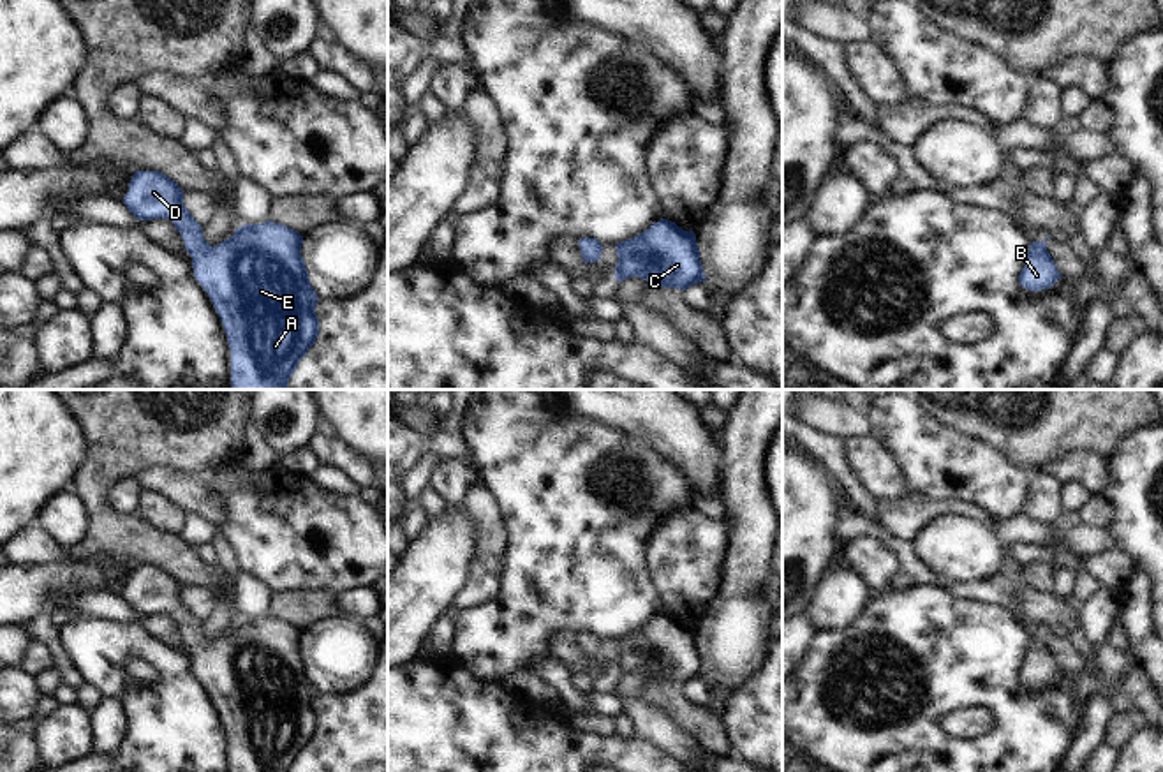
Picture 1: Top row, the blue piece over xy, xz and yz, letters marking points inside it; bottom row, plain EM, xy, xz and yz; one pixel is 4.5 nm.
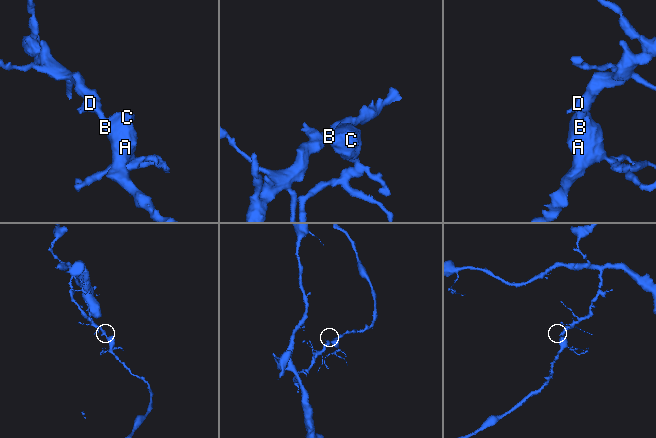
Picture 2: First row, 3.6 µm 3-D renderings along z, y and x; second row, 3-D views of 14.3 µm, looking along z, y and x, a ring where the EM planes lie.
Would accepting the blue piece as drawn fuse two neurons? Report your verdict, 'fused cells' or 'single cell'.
single cell

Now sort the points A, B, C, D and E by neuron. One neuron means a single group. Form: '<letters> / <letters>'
A B C D E

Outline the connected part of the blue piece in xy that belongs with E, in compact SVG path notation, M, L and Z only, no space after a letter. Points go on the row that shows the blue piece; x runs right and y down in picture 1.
M136 171L123 204L137 220L171 220L181 234L192 257L194 277L208 293L227 335L231 390L287 390L287 381L319 335L319 298L301 257L303 236L284 224L266 220L245 224L211 247L203 238L203 227L183 206L183 190L159 171Z

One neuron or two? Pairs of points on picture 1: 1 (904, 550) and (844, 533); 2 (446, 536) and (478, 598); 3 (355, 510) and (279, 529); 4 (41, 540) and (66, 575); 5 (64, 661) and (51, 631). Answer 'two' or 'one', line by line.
1: one
2: two
3: one
4: two
5: one

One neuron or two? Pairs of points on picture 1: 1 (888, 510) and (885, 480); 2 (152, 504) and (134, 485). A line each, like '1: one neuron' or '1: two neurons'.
1: two neurons
2: two neurons

